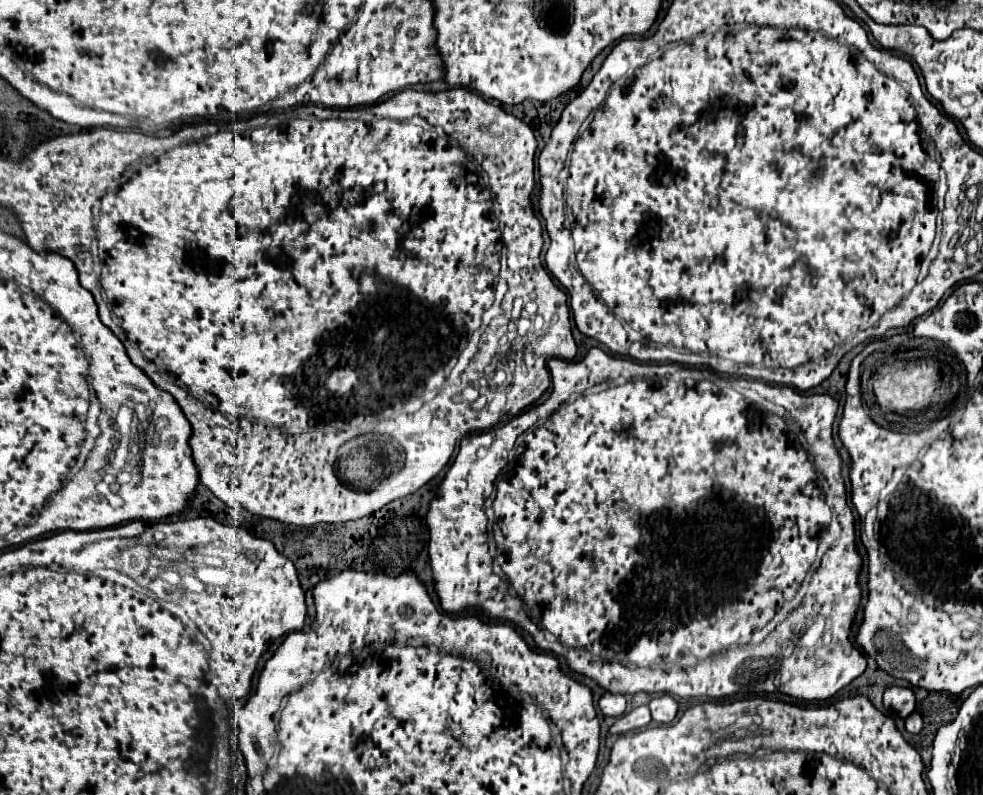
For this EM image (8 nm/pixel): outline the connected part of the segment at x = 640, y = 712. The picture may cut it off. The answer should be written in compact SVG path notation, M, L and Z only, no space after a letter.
M641 705L637 709L633 709L631 713L619 717L613 725L611 725L611 733L617 733L617 735L623 735L623 733L629 733L629 731L635 731L635 729L643 729L651 723L651 713L649 713L649 707L647 705Z

